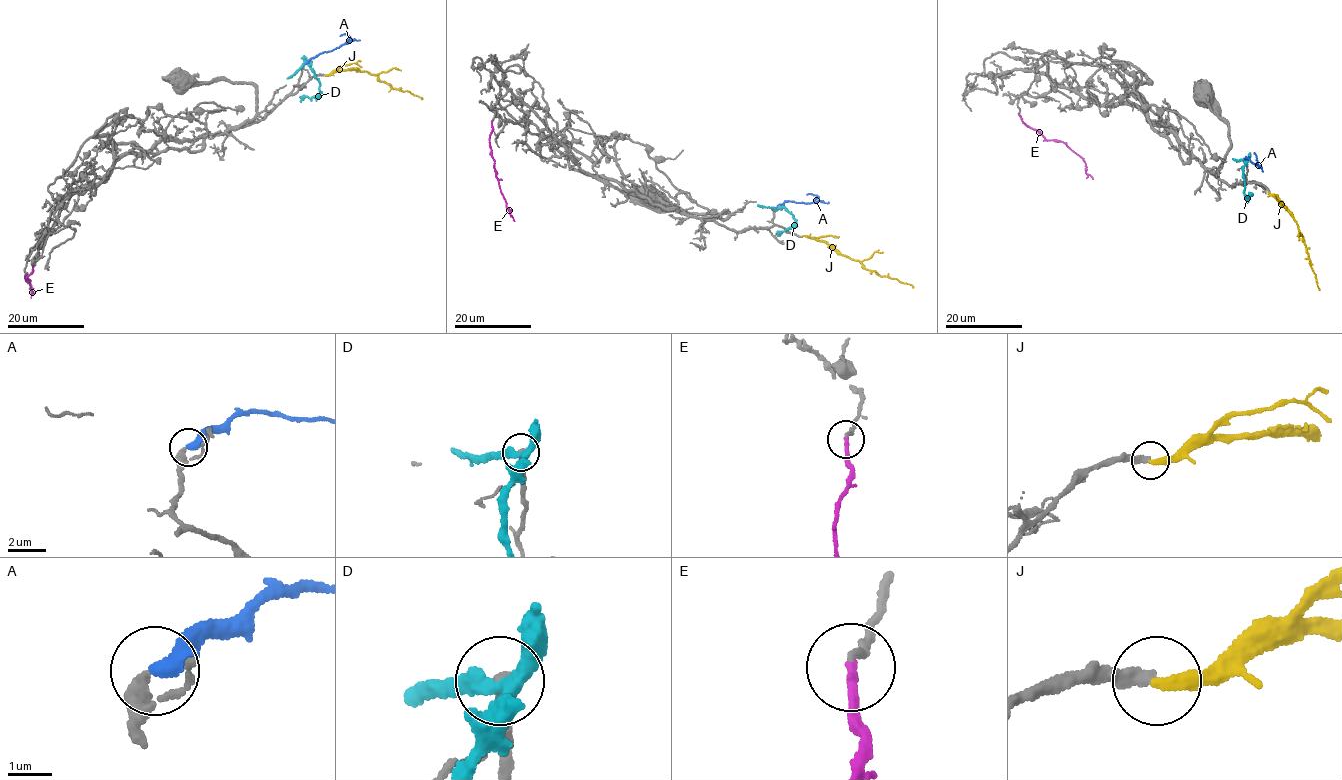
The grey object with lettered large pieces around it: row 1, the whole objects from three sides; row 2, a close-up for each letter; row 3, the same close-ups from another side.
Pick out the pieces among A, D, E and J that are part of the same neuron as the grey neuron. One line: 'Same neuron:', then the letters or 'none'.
Same neuron: A, J

